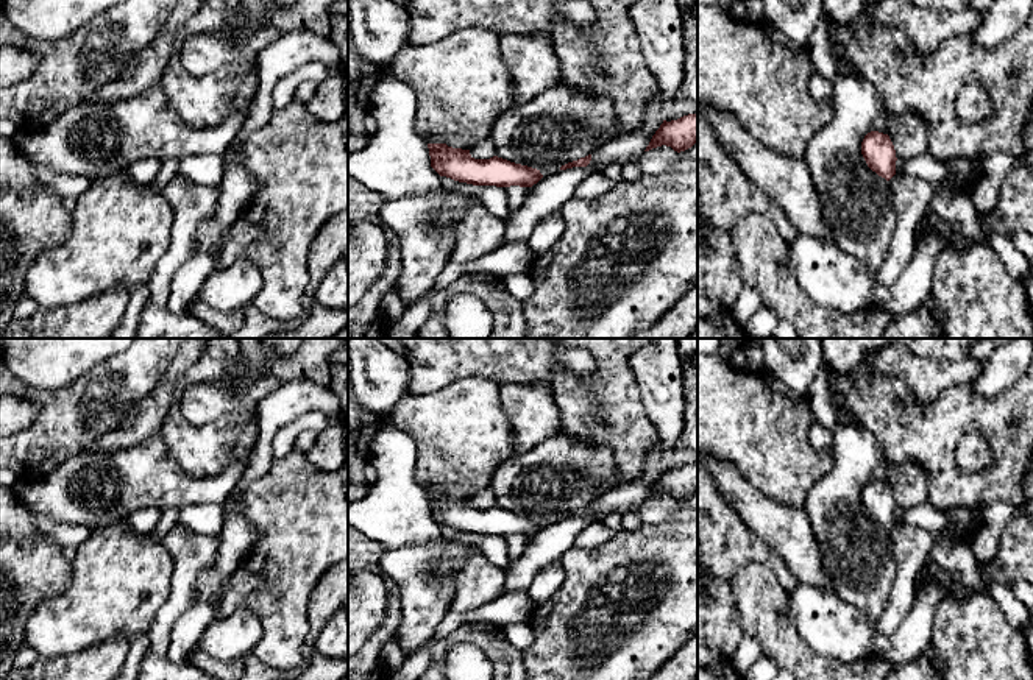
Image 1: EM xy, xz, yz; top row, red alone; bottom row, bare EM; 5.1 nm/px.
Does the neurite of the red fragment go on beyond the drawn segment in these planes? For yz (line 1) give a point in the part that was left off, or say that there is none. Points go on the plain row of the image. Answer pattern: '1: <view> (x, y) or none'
1: none

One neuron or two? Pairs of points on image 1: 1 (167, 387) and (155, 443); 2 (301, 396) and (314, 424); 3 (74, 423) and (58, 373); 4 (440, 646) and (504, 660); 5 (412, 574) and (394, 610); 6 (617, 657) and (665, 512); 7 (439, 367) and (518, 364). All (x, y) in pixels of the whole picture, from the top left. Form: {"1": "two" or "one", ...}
{"1": "two", "2": "two", "3": "two", "4": "one", "5": "two", "6": "two", "7": "one"}

